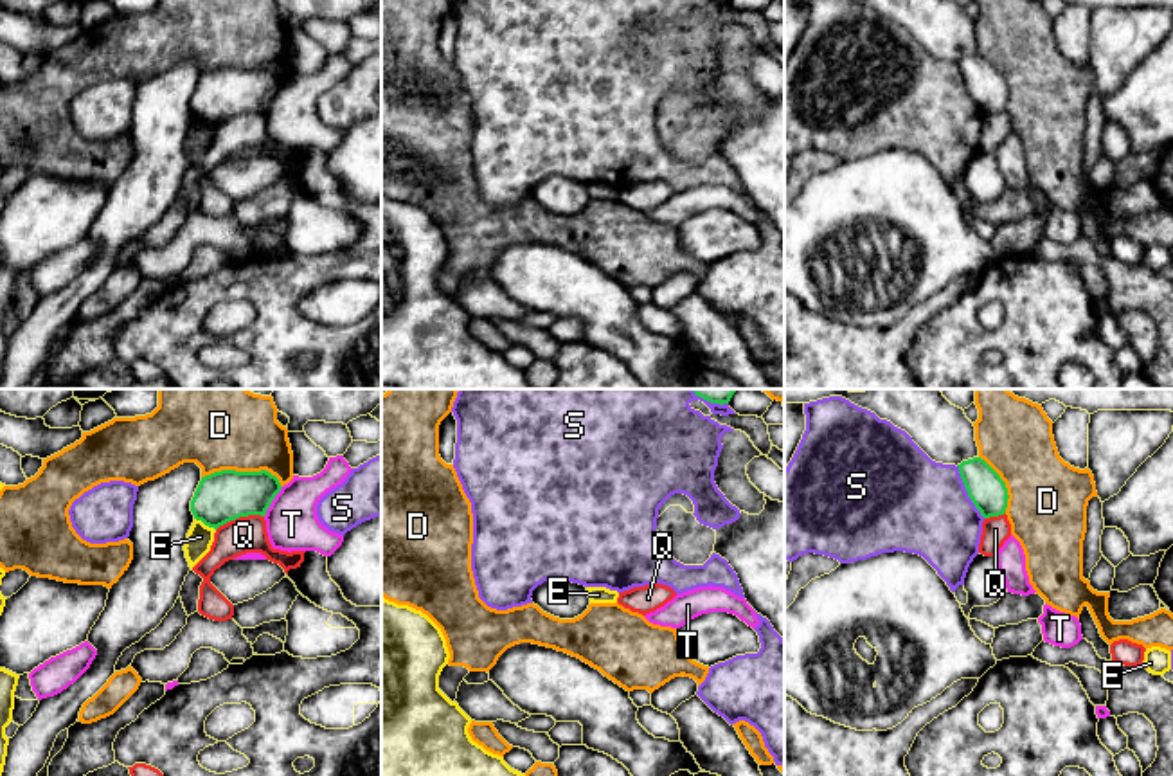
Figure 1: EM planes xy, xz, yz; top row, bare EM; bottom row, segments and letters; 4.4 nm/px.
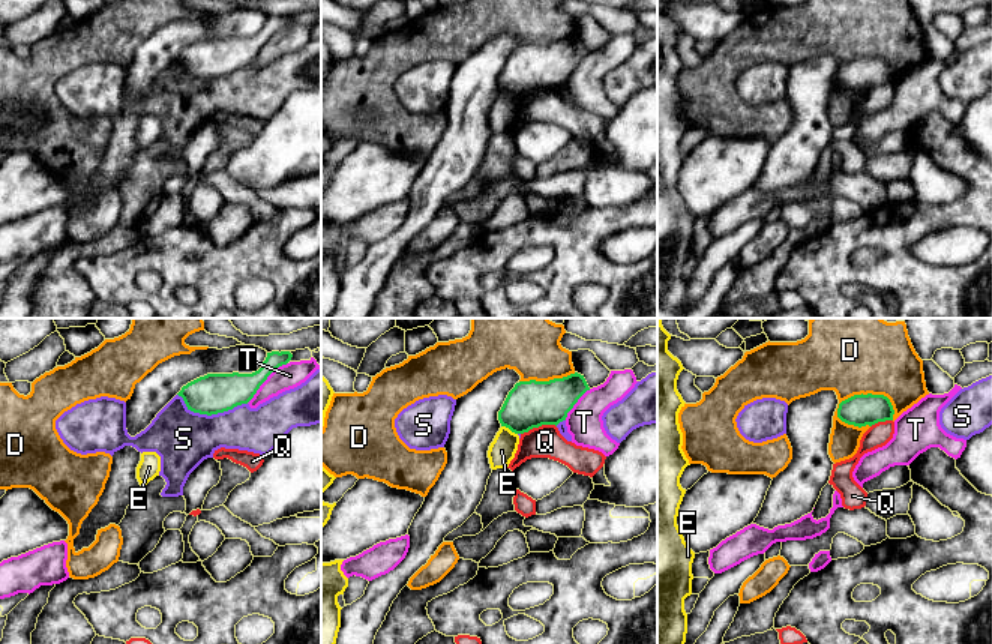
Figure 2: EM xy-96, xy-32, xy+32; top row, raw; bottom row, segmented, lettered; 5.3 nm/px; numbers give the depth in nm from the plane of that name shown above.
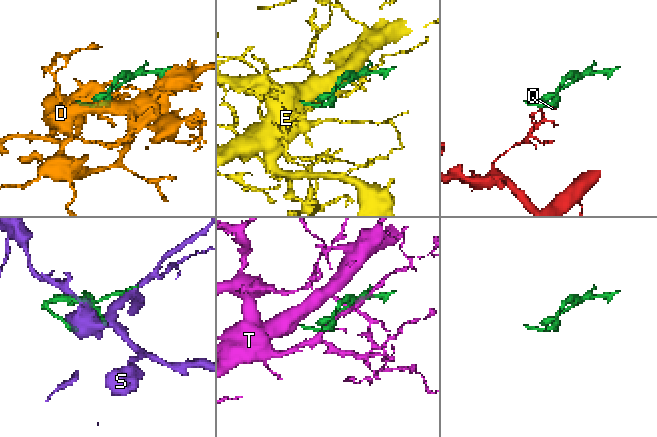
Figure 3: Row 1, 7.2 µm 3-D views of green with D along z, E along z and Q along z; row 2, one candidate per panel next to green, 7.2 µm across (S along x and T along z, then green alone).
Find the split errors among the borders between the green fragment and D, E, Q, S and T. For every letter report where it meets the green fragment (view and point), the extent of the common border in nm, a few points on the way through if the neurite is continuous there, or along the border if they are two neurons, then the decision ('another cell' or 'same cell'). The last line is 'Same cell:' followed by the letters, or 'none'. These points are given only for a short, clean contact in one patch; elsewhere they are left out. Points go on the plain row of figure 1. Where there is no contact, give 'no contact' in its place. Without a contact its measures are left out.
D: meets green in xy at (243, 69); contact 360 nm long; another cell
E: meets green in xy at (205, 121); contact 110 nm long; another cell
Q: meets green in xy at (240, 112); contact 220 nm long; border along xy (263, 112), (240, 112), (216, 126); another cell
S: meets green in yz at (967, 87); contact 260 nm long; another cell
T: meets green in xy at (272, 96); contact 160 nm long; another cell
Same cell: none

